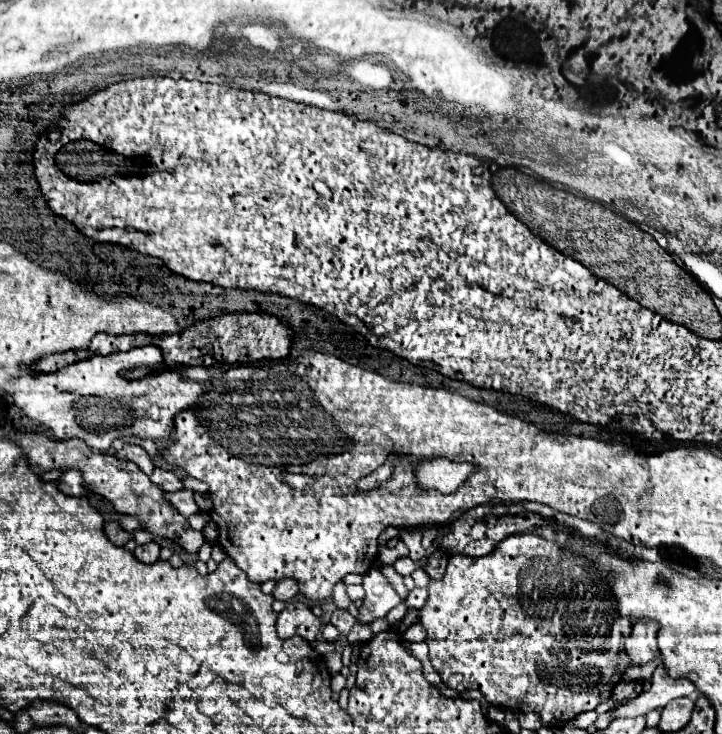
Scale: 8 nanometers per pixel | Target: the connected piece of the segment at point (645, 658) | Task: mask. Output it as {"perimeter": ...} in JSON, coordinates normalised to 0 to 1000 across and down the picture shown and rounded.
{"perimeter":[[[884,843],[875,854],[875,865],[867,873],[867,890],[875,903],[898,903],[914,892],[909,879],[909,862],[914,851],[900,843]]]}

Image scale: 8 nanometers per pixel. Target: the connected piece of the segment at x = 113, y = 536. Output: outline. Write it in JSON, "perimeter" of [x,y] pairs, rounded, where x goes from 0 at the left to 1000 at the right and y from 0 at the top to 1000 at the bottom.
{"perimeter":[[[150,710],[150,713],[144,713],[144,726],[147,726],[147,732],[158,740],[158,743],[163,743],[163,745],[169,745],[169,743],[175,743],[177,737],[180,737],[180,726],[177,723],[172,723],[161,710]]]}

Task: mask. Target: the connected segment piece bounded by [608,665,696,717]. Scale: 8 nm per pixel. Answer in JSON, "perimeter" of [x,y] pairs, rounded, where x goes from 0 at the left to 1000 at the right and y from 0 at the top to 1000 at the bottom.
{"perimeter":[[[920,906],[909,909],[909,914],[900,925],[900,933],[903,933],[900,941],[892,941],[886,950],[878,950],[867,960],[861,960],[850,969],[842,969],[842,971],[848,971],[850,977],[884,977],[884,974],[895,974],[903,966],[917,966],[931,952],[956,950],[964,941],[964,936],[956,925],[928,922],[925,914],[920,911]]]}

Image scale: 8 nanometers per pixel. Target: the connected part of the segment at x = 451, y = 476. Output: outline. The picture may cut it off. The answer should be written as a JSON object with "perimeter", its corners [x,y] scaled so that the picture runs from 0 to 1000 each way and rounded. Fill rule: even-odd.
{"perimeter":[[[596,625],[576,636],[579,661],[587,666],[607,666],[609,672],[629,672],[637,658],[657,644],[651,631],[626,631],[620,625]]]}

